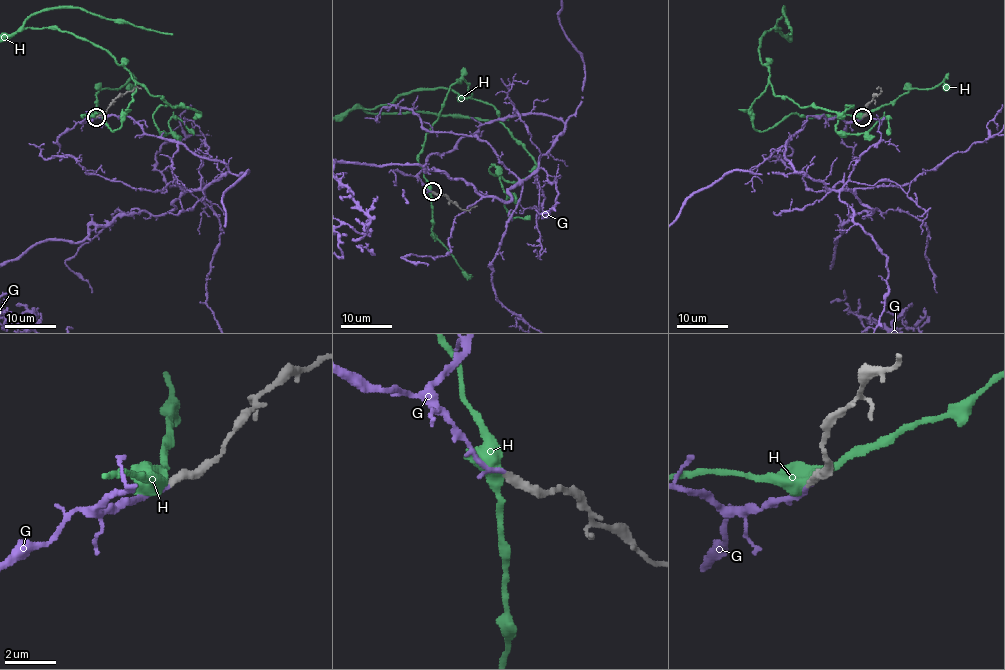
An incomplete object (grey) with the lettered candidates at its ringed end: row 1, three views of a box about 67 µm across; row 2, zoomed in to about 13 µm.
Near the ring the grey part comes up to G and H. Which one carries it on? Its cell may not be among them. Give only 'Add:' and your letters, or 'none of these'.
Add: G

